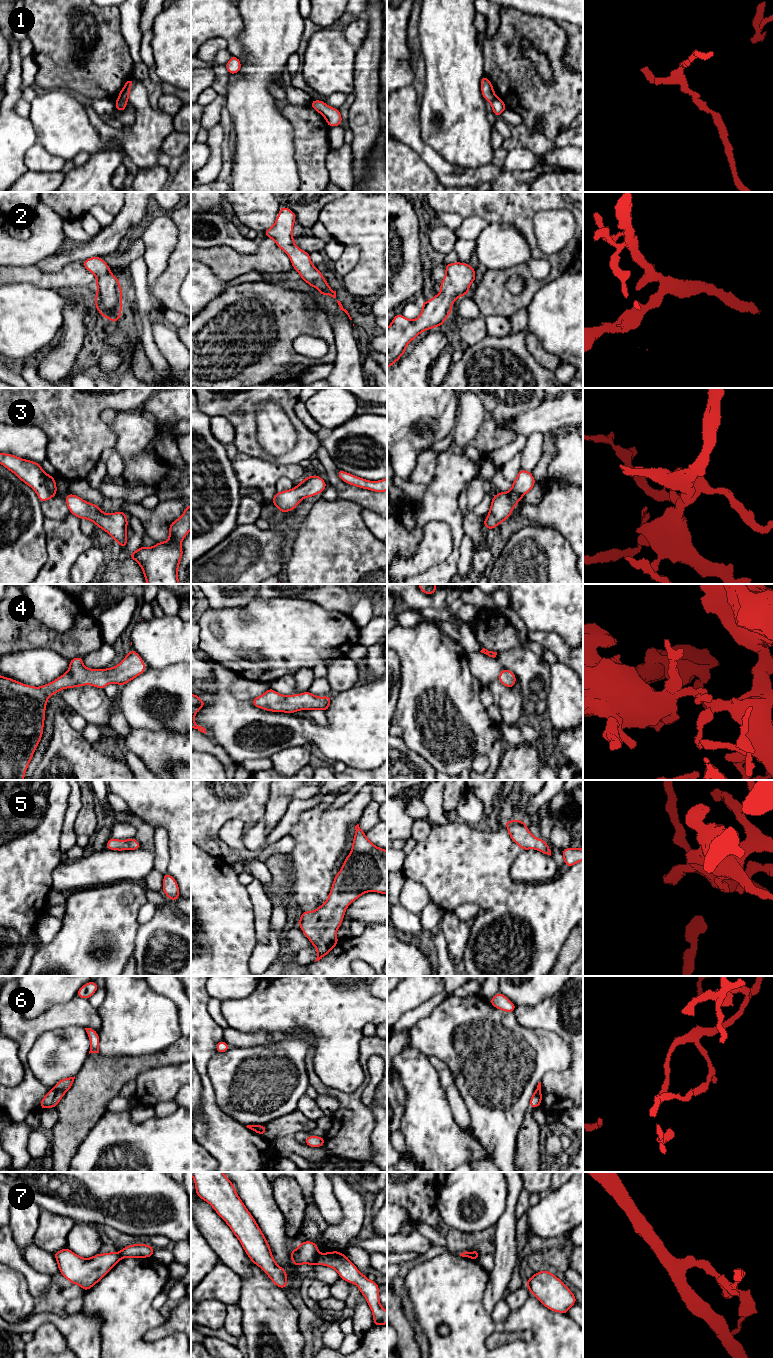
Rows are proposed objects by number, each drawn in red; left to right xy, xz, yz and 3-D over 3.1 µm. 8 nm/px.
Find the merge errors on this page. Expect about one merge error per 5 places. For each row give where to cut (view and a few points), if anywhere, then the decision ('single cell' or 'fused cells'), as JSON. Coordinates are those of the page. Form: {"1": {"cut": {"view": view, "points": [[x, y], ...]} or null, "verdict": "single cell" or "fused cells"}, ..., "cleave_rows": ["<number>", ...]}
{"1": {"cut": {"view": "xy", "points": [[117, 99], [127, 101]]}, "verdict": "fused cells"}, "2": {"cut": null, "verdict": "single cell"}, "3": {"cut": null, "verdict": "single cell"}, "4": {"cut": null, "verdict": "single cell"}, "5": {"cut": null, "verdict": "single cell"}, "6": {"cut": {"view": "xy", "points": [[54, 1087], [65, 1092]]}, "verdict": "fused cells"}, "7": {"cut": {"view": "xz", "points": [[318, 1254], [314, 1263]]}, "verdict": "fused cells"}, "cleave_rows": ["1", "6", "7"]}

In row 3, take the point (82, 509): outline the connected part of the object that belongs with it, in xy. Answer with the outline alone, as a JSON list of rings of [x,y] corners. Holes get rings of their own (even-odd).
[[[66,494],[66,505],[71,514],[79,519],[93,521],[97,528],[101,528],[114,538],[116,543],[126,548],[127,537],[127,514],[118,511],[111,514],[105,514],[98,505],[89,503],[77,495]]]

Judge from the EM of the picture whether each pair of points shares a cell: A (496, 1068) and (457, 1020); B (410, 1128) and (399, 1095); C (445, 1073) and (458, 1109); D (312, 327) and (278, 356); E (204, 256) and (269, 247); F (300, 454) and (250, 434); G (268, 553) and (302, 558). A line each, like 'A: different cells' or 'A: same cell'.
A: same cell
B: different cells
C: same cell
D: same cell
E: same cell
F: same cell
G: different cells

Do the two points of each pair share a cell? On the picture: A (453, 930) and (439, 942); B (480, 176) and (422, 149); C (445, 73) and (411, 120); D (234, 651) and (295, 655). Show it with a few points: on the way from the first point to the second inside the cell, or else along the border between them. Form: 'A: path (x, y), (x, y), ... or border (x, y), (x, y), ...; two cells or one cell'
A: border (441, 930), (446, 941), (448, 955), (453, 960); two cells
B: path (466, 176), (450, 175), (436, 162); one cell
C: border (418, 107), (420, 133); two cells
D: path (249, 645), (280, 645); one cell

